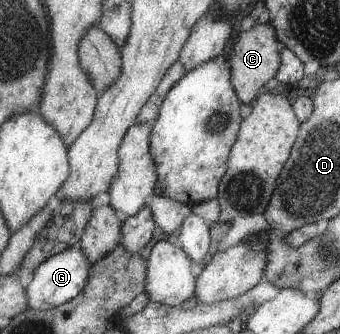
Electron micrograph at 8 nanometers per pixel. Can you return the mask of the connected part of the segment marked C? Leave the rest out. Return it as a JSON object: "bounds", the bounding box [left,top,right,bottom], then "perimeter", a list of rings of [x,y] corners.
{"bounds":[230,23,279,105],"perimeter":[[[269,23],[255,24],[247,31],[240,32],[237,42],[231,51],[230,62],[235,90],[239,94],[239,100],[244,105],[252,105],[259,95],[259,89],[271,80],[279,70],[279,50],[277,50],[277,37],[273,25]]]}

